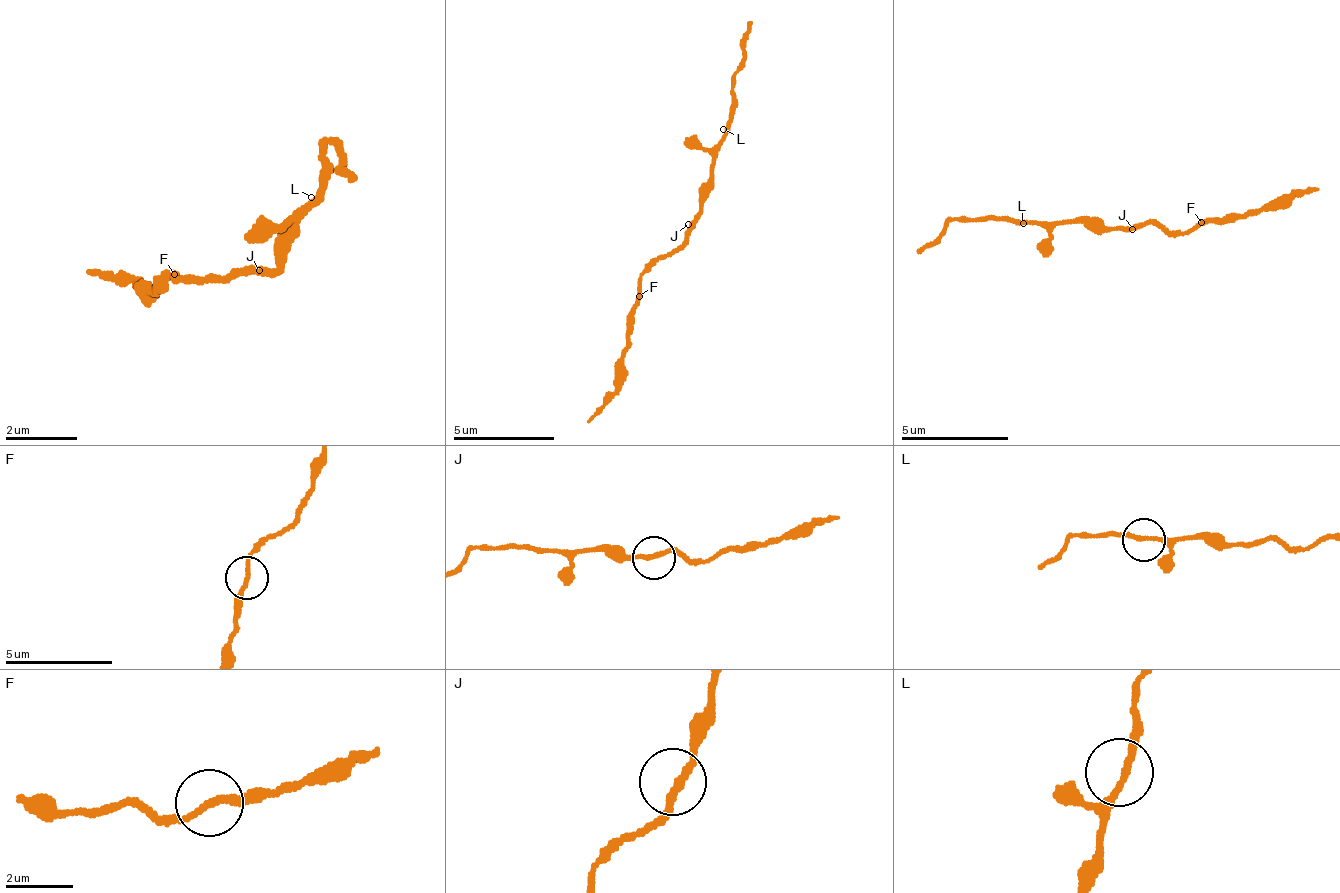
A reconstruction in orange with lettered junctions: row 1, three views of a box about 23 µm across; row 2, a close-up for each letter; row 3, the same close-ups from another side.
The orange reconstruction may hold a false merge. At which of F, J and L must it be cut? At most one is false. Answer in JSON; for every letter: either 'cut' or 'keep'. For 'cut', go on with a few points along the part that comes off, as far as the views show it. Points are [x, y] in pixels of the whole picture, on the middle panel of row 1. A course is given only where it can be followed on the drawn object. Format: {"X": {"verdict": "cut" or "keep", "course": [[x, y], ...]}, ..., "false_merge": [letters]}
{"F": {"verdict": "keep"}, "J": {"verdict": "keep"}, "L": {"verdict": "keep"}, "false_merge": []}

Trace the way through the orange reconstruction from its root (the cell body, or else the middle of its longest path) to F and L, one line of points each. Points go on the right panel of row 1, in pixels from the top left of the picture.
F: (1137, 226), (1154, 224), (1172, 237), (1189, 230), (1200, 220)
L: (1137, 226), (1089, 230), (1077, 225), (1040, 228), (1023, 223)

